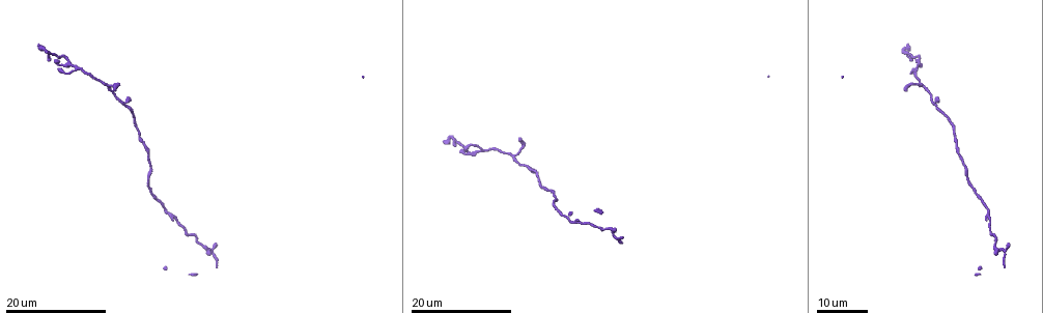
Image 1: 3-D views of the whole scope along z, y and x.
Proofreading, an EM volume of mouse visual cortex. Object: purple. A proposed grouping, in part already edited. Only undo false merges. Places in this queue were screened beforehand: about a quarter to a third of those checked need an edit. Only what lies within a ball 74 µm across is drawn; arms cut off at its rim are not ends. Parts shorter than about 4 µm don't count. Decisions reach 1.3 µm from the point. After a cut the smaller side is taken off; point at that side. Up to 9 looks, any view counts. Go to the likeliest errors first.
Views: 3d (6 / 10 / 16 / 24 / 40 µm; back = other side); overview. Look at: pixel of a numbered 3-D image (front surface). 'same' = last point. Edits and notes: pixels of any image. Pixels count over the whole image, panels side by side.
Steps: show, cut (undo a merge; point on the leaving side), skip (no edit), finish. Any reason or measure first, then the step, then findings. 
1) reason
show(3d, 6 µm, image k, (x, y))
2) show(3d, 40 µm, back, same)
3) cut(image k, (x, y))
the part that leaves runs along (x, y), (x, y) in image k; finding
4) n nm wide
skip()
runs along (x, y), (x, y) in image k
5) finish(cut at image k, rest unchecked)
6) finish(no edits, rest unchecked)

show(3d, 16 µm, image 1, (123, 102))

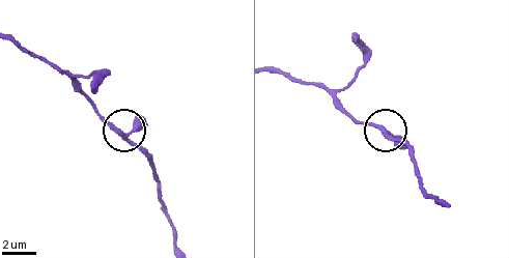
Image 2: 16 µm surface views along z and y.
show(3d, 10 µm, image 2, (386, 134))

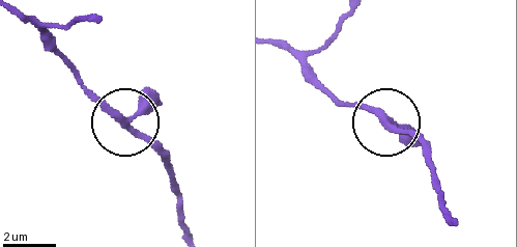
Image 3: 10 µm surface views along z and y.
skip()
runs along (151, 101), (133, 118), (120, 118), (68, 67) in image 3; one neuron here

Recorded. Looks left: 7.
a fork
show(3d, 24 µm, image 1, (77, 68))

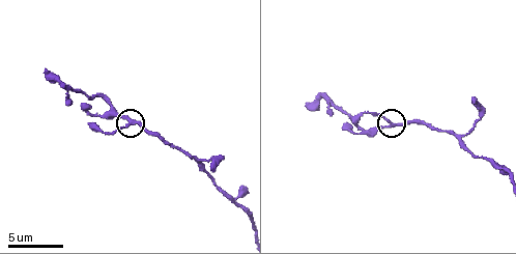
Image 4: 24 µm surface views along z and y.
show(3d, 10 µm, image 4, (130, 119))

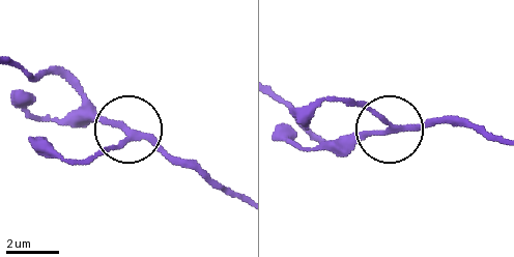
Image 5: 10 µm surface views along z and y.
3 arms
skip()
continuous, no second neuron

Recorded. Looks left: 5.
show(3d, 10 µm, image 4, (200, 160))

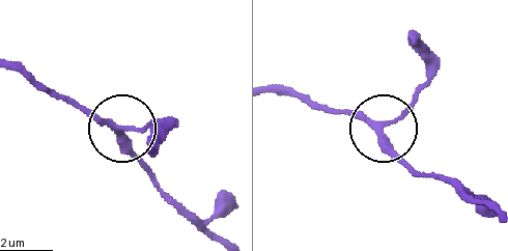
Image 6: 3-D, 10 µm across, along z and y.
skip()
all the same neuron

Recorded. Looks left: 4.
calibre changes
show(3d, 24 µm, image 1, (202, 246))

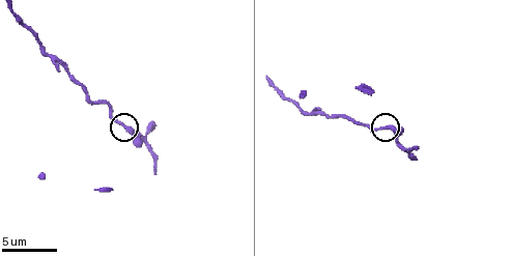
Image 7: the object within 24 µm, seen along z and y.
show(3d, 6 µm, image 7, (124, 126))

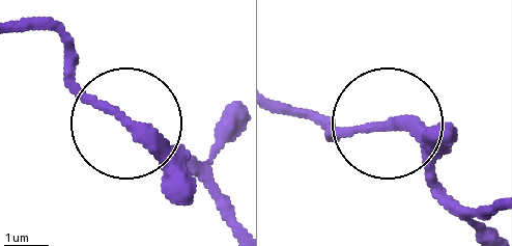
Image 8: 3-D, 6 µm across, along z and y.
280 nm wide
skip()
all the same neuron

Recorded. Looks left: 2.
finish(no edits, rest unchecked)

